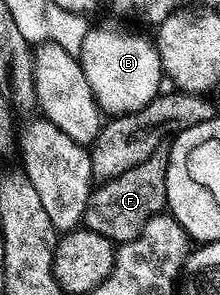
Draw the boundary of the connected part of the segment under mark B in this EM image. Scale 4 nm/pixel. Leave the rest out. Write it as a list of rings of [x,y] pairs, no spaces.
[[[112,20],[90,26],[77,58],[97,106],[104,114],[114,117],[134,112],[152,102],[160,92],[164,73],[156,44],[127,29],[124,22]]]

